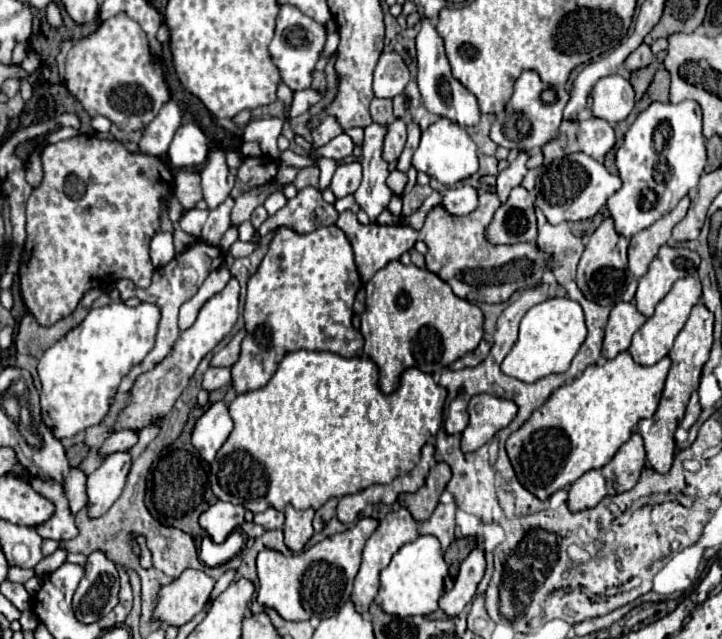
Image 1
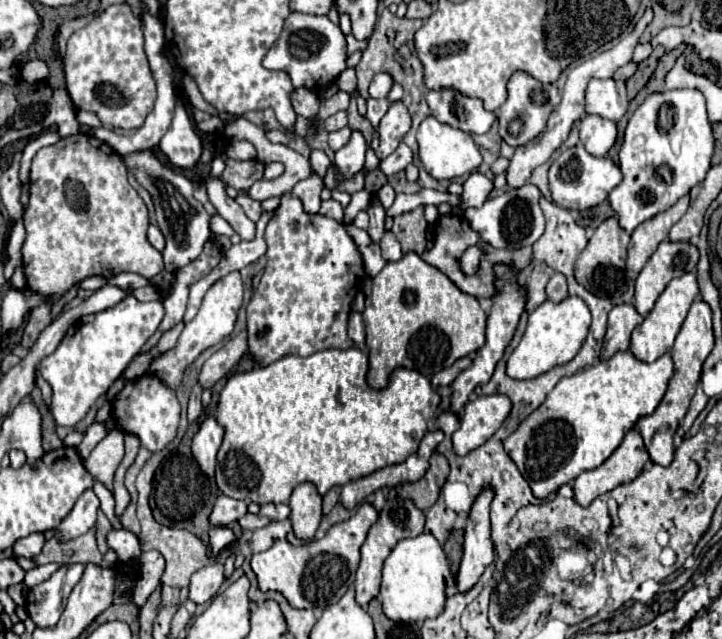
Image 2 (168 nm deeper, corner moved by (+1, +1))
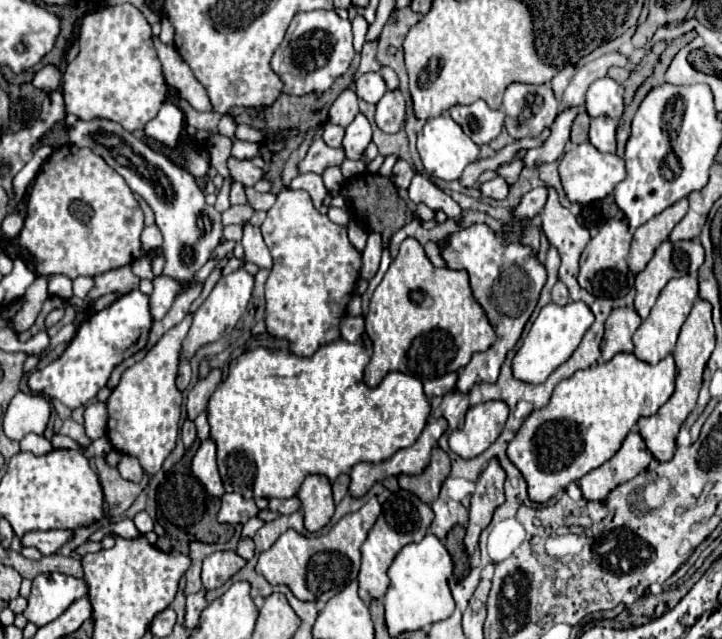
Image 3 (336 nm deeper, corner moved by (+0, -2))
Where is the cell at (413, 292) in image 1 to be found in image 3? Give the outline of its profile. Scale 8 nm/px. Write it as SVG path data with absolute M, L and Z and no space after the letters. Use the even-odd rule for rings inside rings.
M413 237L401 243L399 255L393 259L383 281L373 291L369 315L365 317L365 331L373 341L373 355L365 367L365 383L369 387L377 387L391 371L401 371L421 381L455 373L469 363L473 353L487 351L495 341L495 331L489 325L487 315L483 315L483 307L479 307L479 303L473 299L467 271L435 267L427 259L423 245Z

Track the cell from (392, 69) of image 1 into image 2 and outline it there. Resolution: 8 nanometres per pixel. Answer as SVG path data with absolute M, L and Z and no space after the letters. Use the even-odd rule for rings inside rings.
M386 70L378 72L370 84L370 90L368 90L370 98L386 98L392 84L394 84L394 78L390 76L390 72L386 72Z

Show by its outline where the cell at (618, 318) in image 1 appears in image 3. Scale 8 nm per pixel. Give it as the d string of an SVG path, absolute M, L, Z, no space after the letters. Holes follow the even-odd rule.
M615 309L605 321L605 335L601 343L601 357L609 361L615 353L631 353L633 351L633 333L641 325L641 317L635 309Z

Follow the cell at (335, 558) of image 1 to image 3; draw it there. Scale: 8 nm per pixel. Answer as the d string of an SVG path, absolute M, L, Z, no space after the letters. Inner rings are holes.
M373 495L359 511L339 519L325 535L305 537L295 529L287 529L271 549L263 551L257 561L257 573L261 573L271 585L289 585L293 595L301 601L327 603L333 595L343 591L347 583L357 579L361 563L361 545L367 539L369 529L381 513L381 503Z

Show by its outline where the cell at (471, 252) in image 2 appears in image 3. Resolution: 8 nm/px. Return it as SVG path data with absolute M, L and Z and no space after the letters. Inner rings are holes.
M471 225L455 233L449 233L437 241L437 247L447 267L469 271L473 295L477 303L485 309L497 337L495 343L489 347L489 351L475 353L469 365L461 371L457 389L461 393L467 393L475 383L497 381L507 351L513 349L515 343L519 341L523 327L537 305L539 293L547 281L547 271L543 263L539 263L537 253L531 247L523 243L503 243L503 239L499 239L499 233L495 233L487 225Z

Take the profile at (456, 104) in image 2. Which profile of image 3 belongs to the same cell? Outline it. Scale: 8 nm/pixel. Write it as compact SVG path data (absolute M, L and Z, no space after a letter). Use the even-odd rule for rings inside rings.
M483 99L463 107L451 107L449 115L453 117L455 123L459 123L463 127L463 131L477 143L477 145L485 145L491 143L493 139L499 137L501 129L503 129L503 121L505 115L501 109L491 109Z

